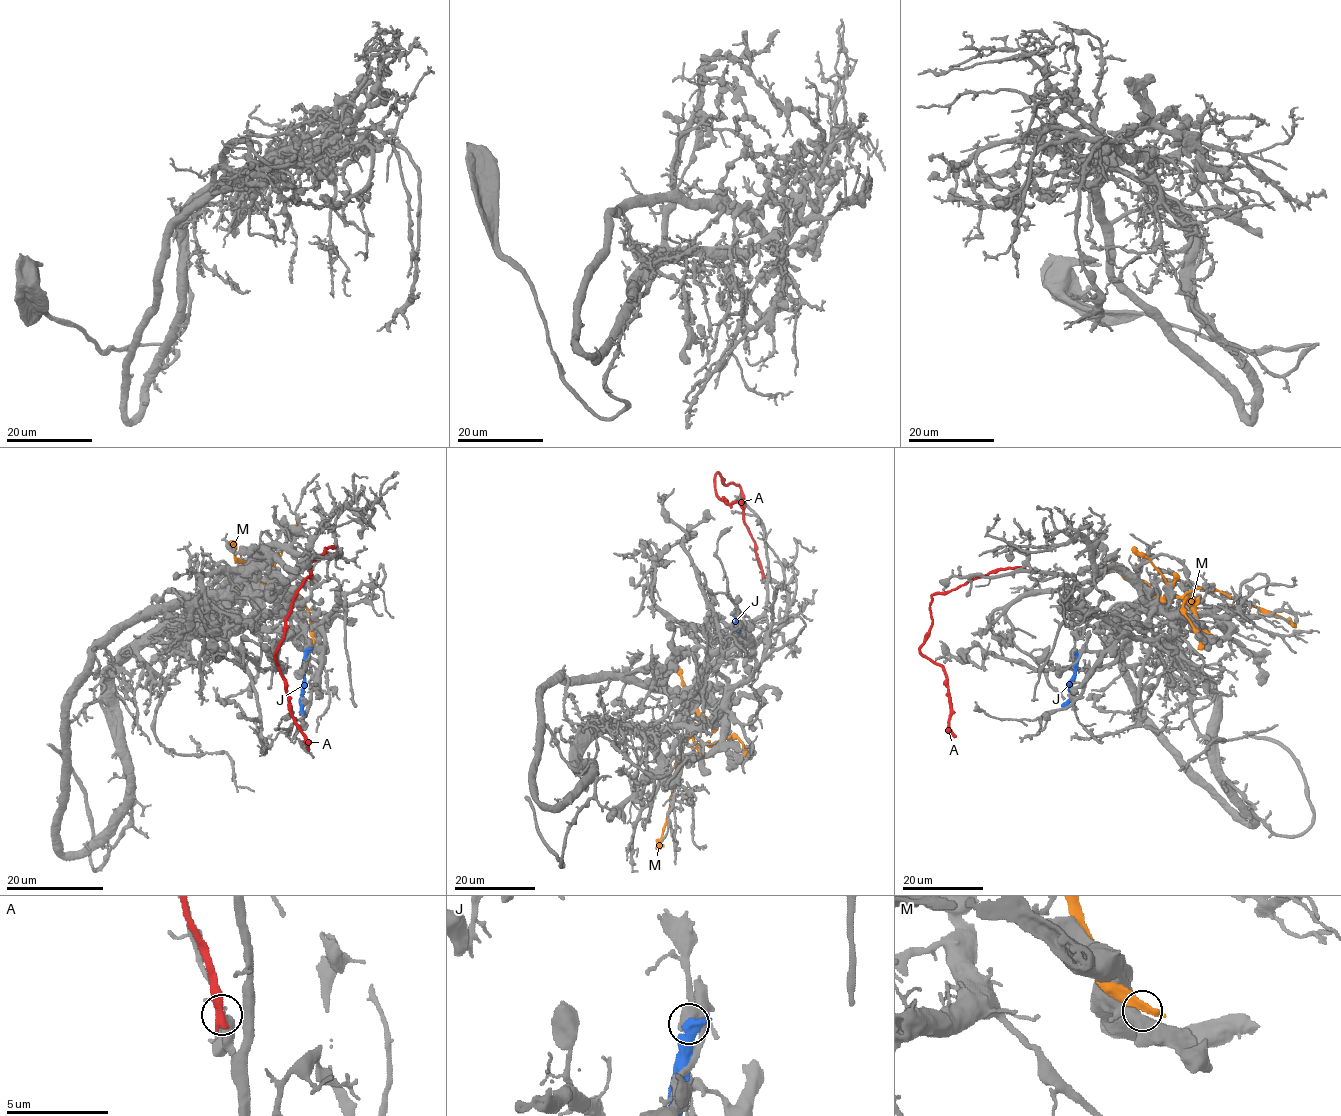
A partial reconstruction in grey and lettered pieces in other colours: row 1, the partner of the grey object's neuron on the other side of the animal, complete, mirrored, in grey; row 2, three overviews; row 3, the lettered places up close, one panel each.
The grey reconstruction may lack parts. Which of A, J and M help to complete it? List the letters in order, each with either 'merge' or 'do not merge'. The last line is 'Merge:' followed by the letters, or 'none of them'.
A: do not merge
J: do not merge
M: do not merge
Merge: none of them

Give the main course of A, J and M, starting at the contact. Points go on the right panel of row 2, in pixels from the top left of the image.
A: (1021, 567), (989, 571), (934, 594), (929, 604), (931, 625), (919, 649), (943, 668), (949, 726), (956, 736)
J: (1077, 653), (1070, 698), (1062, 706)
M: (1209, 634), (1193, 607), (1184, 598), (1196, 588), (1214, 589), (1270, 611), (1295, 627)

